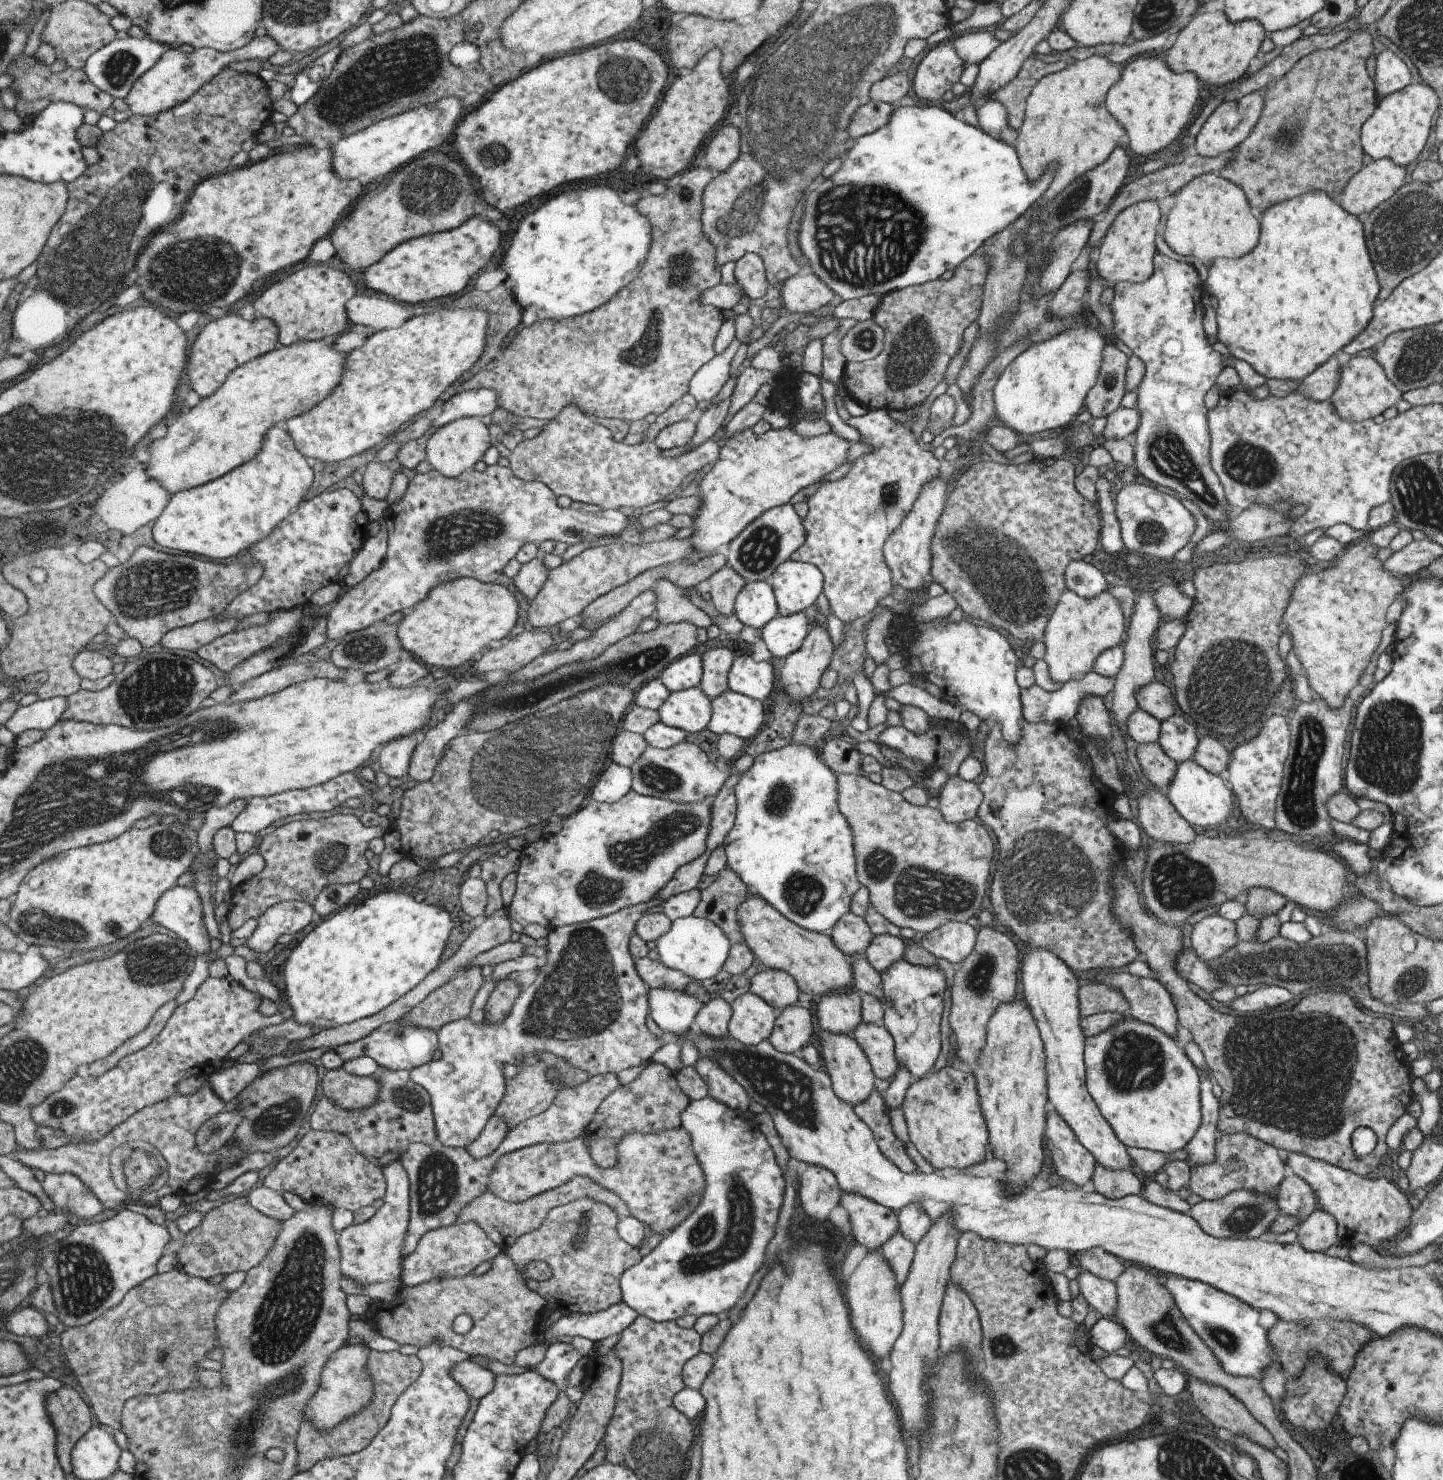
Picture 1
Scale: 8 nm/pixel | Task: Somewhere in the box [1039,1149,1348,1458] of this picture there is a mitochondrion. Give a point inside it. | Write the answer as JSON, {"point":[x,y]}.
{"point":[1164,1330]}

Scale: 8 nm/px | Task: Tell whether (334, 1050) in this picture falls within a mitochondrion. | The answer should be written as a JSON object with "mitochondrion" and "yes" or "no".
{"mitochondrion":"no"}

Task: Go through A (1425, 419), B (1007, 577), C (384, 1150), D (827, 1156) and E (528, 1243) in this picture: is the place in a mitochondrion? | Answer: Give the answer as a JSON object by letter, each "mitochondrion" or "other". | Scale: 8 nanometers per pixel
{"A":"other","B":"mitochondrion","C":"other","D":"other","E":"other"}

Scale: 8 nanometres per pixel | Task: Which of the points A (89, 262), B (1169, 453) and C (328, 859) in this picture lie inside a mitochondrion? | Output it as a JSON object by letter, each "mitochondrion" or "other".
{"A":"mitochondrion","B":"mitochondrion","C":"mitochondrion"}

